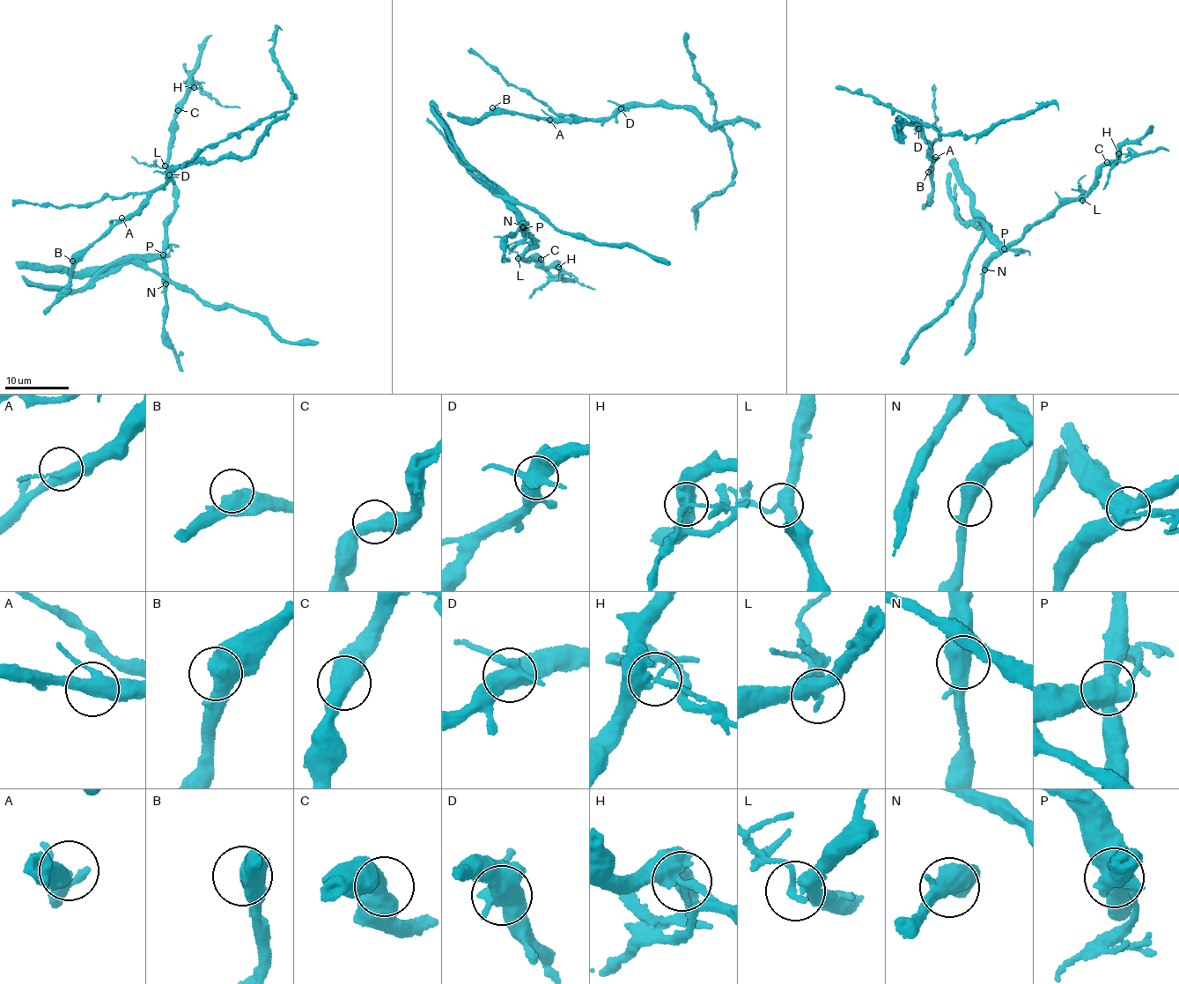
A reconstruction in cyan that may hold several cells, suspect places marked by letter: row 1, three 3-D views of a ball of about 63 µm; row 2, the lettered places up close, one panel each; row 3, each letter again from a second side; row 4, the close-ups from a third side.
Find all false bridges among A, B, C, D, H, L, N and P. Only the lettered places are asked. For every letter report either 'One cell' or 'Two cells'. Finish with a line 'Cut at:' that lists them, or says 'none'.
A: One cell
B: One cell
C: One cell
D: One cell
H: Two cells
L: Two cells
N: One cell
P: Two cells
Cut at: H, L, P

